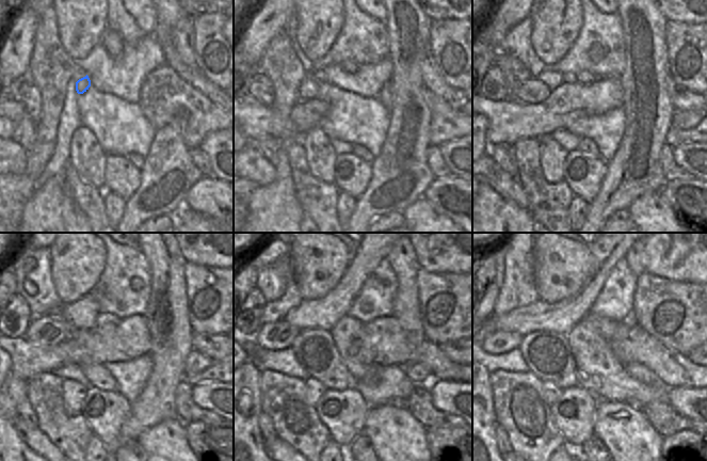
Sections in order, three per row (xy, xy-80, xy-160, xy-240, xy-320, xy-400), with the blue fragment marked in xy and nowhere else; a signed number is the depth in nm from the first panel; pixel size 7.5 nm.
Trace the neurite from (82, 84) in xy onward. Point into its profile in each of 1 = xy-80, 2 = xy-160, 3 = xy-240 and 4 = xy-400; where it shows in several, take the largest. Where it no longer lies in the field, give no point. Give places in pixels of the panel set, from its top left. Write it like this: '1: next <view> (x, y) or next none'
1: next xy-80 (308, 89)
2: next xy-160 (532, 91)
3: next xy-240 (48, 331)
4: next xy-400 (499, 342)

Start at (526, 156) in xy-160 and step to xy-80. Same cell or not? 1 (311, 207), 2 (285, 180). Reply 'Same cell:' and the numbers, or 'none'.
Same cell: 1

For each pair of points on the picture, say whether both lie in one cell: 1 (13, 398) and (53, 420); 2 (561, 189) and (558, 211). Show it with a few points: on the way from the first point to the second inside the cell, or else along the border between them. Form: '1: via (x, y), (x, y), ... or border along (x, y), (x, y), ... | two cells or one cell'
1: border along (26, 380), (27, 396) | two cells
2: via (560, 194), (558, 206) | one cell

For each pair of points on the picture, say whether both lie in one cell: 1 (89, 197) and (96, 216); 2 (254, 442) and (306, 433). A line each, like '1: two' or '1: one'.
1: one
2: two

